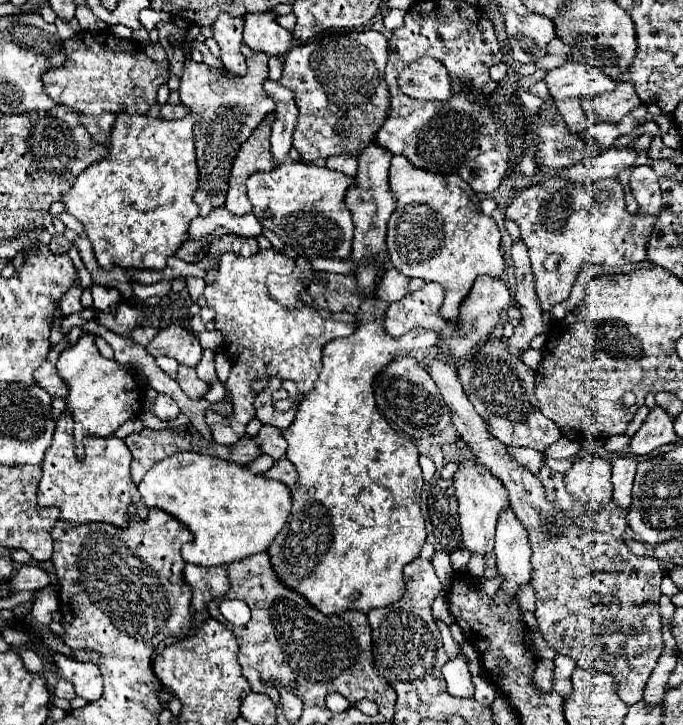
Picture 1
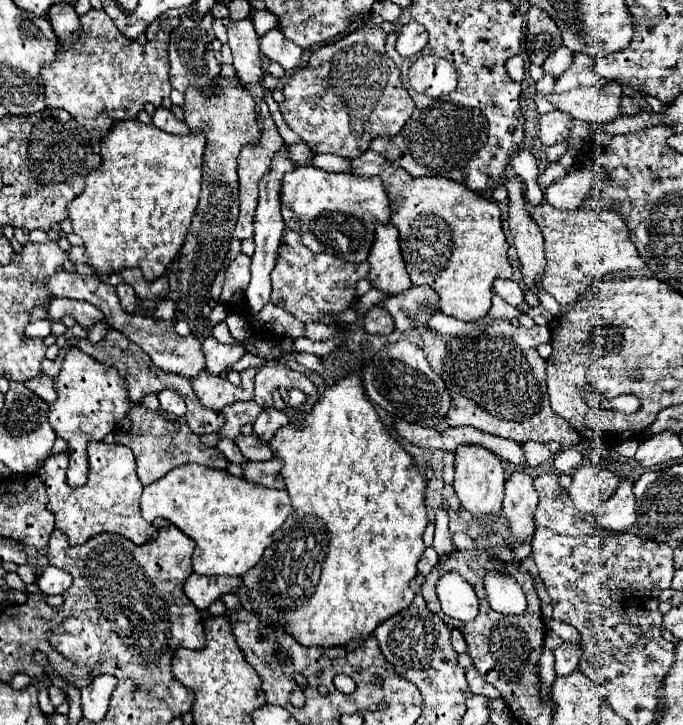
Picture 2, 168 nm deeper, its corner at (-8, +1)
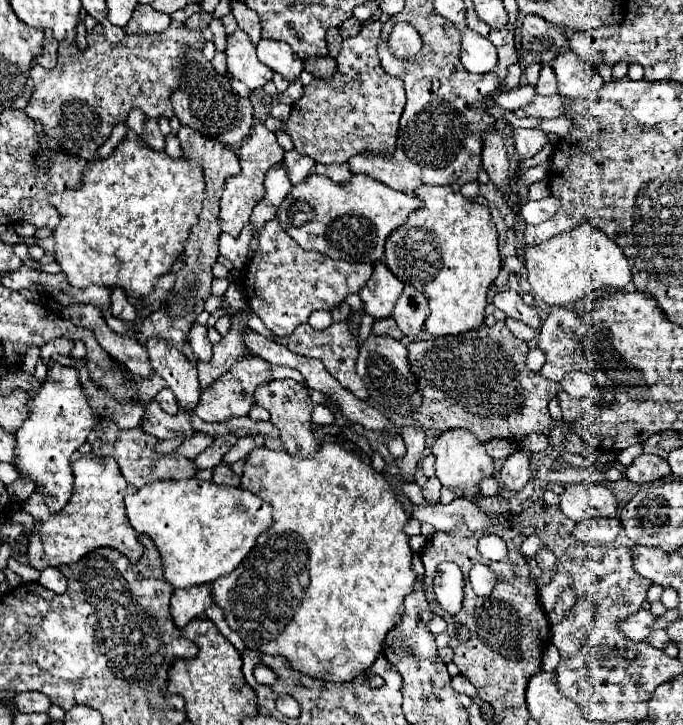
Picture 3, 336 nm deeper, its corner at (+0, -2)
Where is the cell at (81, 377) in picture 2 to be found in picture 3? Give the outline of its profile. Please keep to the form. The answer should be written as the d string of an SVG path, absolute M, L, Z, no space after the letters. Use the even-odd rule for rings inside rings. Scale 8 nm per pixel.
M53 364L47 372L47 380L39 388L37 396L31 400L31 414L17 430L17 462L15 468L19 474L27 474L35 480L37 486L45 488L45 500L51 512L59 512L73 492L73 472L69 458L71 454L87 440L89 432L97 424L97 414L89 406L89 398L79 380L75 368Z

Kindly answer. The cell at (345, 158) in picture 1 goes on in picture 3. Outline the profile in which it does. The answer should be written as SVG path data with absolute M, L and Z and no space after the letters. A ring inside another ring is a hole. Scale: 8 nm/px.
M293 150L293 152L285 154L285 164L287 164L287 172L289 172L291 182L297 184L297 182L305 180L305 178L311 174L311 170L313 170L313 166L315 166L317 162L313 162L313 160L307 158L307 156L301 156L301 154L297 154L297 152Z

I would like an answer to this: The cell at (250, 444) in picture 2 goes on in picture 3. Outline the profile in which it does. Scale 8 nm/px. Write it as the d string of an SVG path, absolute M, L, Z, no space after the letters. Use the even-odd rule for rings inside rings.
M234 434L219 436L219 438L215 438L215 442L211 444L211 448L207 448L203 454L199 454L193 462L197 462L197 468L213 468L213 466L217 466L217 464L223 460L225 452L236 442L237 437Z

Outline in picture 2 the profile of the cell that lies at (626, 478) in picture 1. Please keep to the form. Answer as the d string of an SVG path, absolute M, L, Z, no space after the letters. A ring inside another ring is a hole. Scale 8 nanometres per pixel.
M629 481L619 483L615 495L597 509L595 517L597 517L597 527L603 531L611 533L629 531L637 521L633 483Z

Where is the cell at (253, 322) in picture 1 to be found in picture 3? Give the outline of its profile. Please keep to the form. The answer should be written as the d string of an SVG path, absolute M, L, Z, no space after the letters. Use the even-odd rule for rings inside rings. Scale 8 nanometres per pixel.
M195 432L195 434L191 434L191 436L187 436L185 440L183 440L183 444L177 448L177 452L181 454L181 456L185 456L185 458L195 458L195 456L199 456L205 448L209 448L211 444L213 444L213 436L209 436L209 434L205 434L205 432Z

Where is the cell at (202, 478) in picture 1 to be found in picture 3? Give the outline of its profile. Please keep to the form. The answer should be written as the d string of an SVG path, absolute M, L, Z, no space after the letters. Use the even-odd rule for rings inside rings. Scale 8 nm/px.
M183 478L183 480L157 480L145 484L135 494L125 498L127 518L135 532L147 534L157 544L163 566L165 566L165 580L173 588L189 588L197 584L209 584L219 576L233 572L243 558L255 546L259 534L263 534L271 526L271 506L265 504L259 496L249 490L217 486L215 482L203 482L199 478Z

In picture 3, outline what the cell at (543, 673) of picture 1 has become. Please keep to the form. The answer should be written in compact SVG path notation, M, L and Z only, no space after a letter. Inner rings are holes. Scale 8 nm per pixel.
M577 602L569 610L565 622L551 626L551 642L559 648L563 660L577 654L591 626L593 626L593 604L581 604L581 602Z

